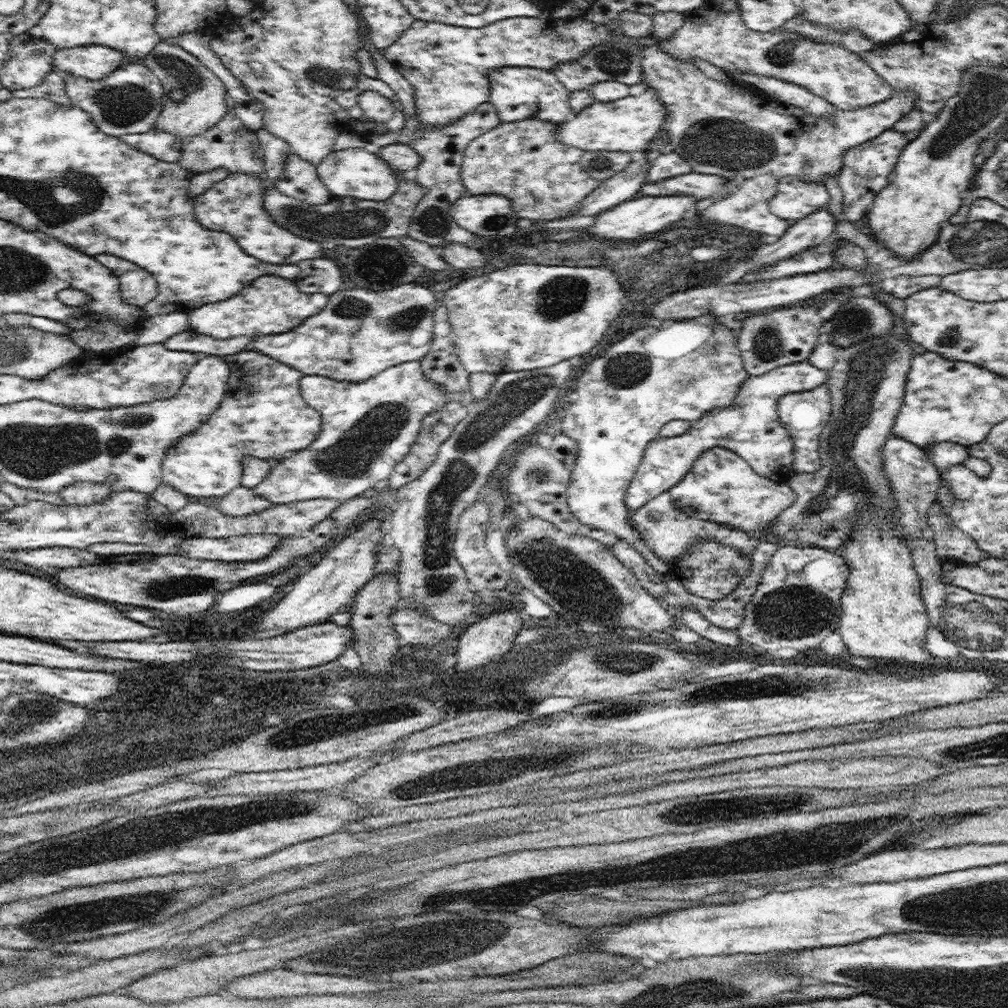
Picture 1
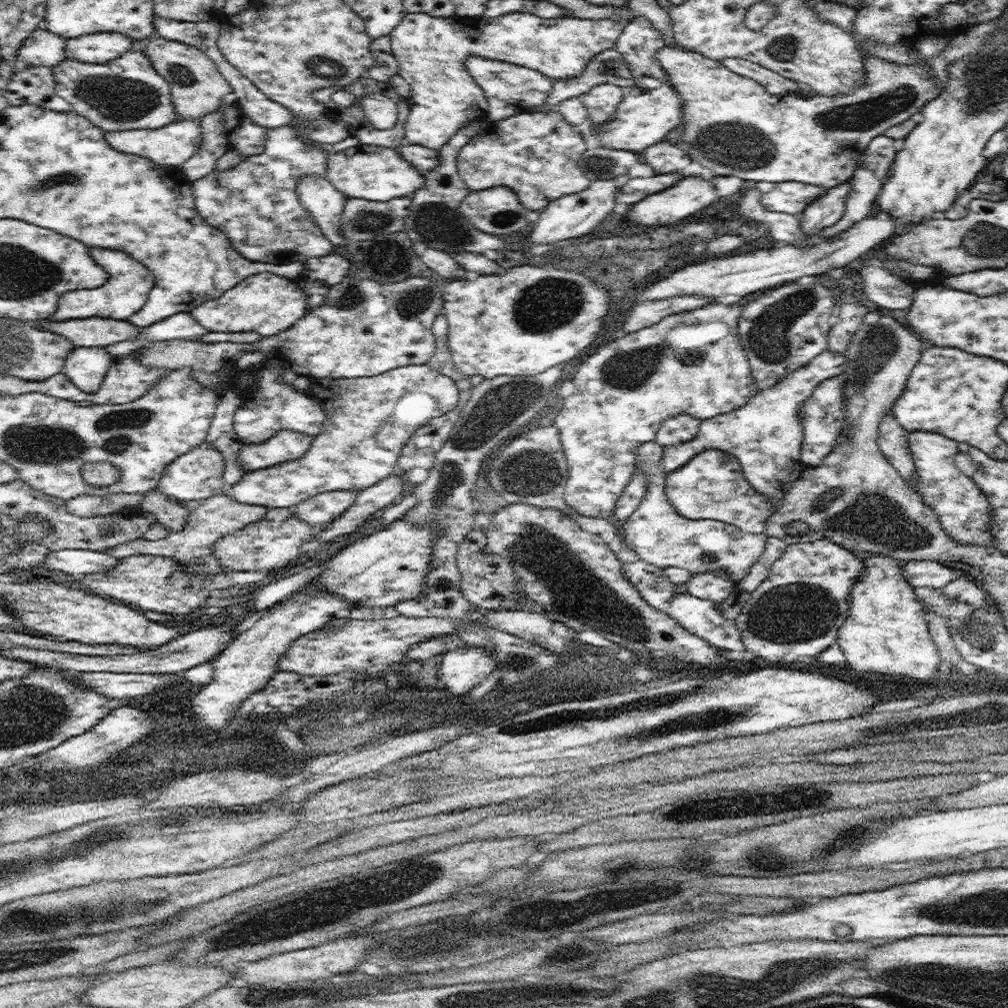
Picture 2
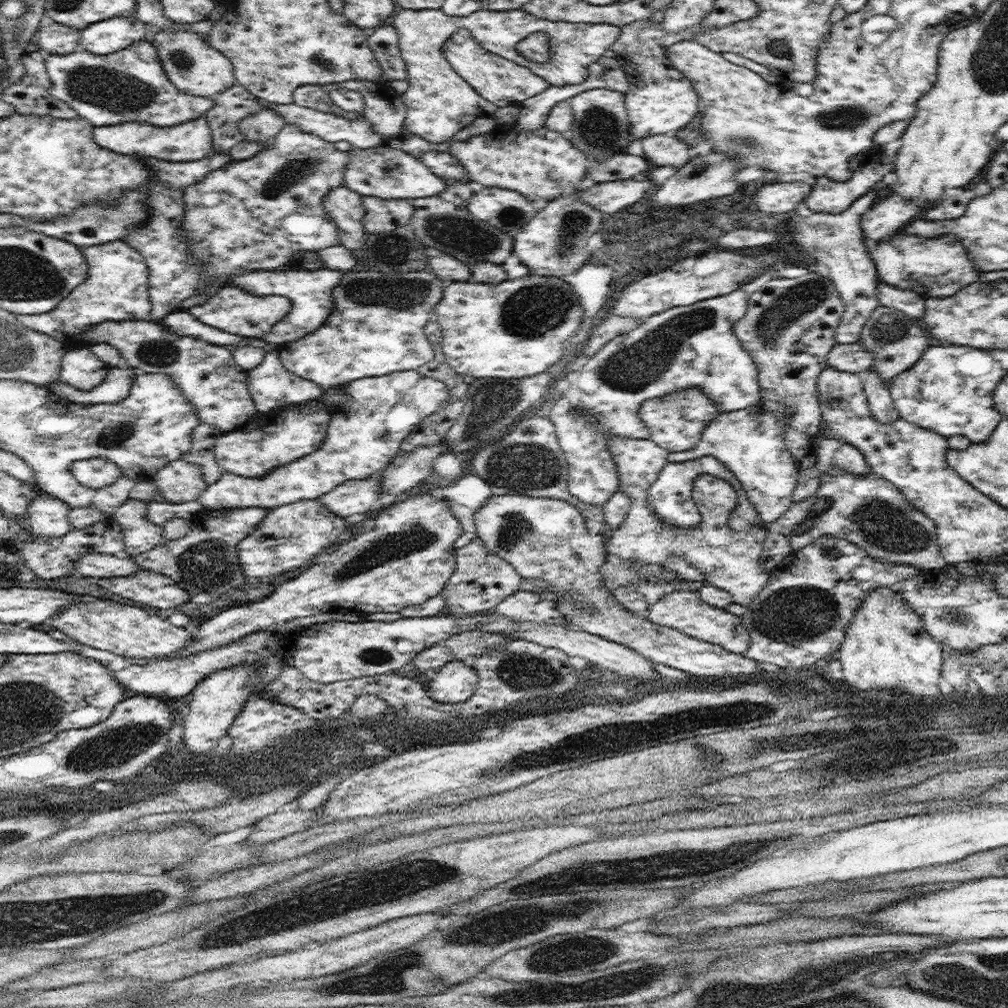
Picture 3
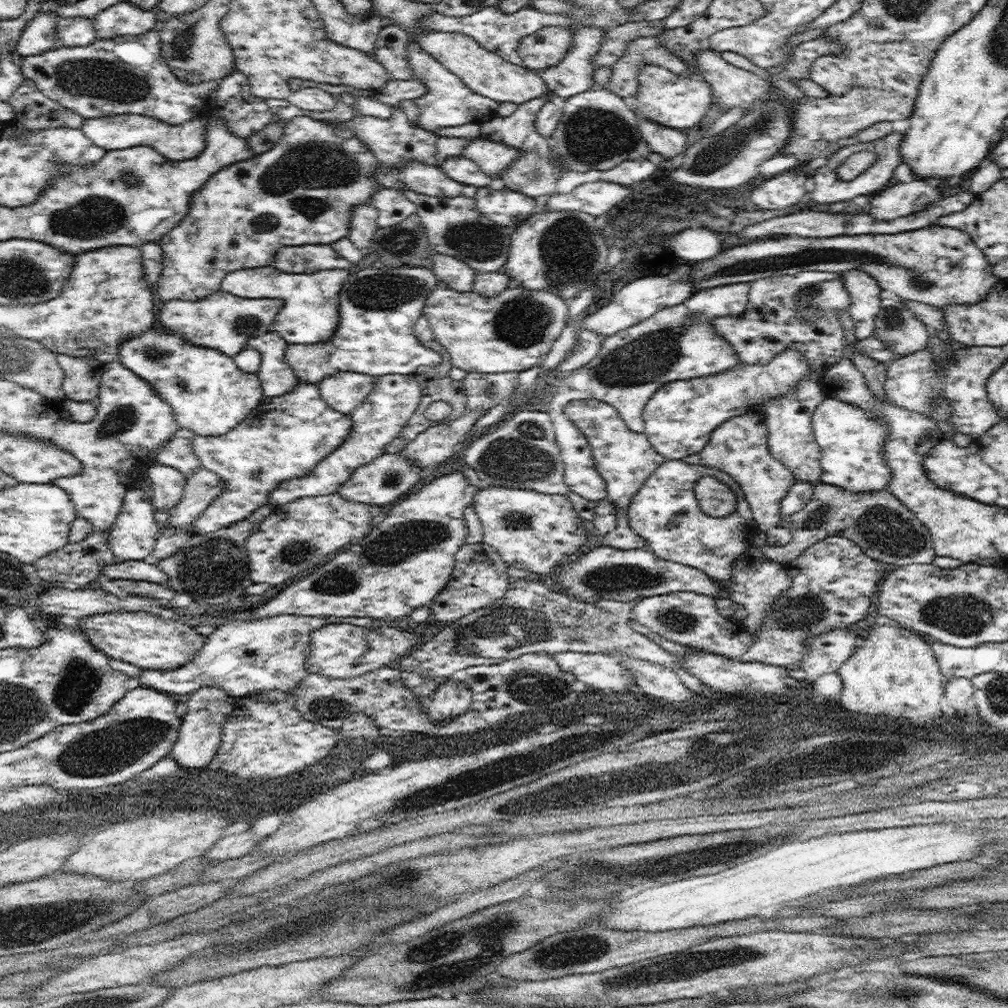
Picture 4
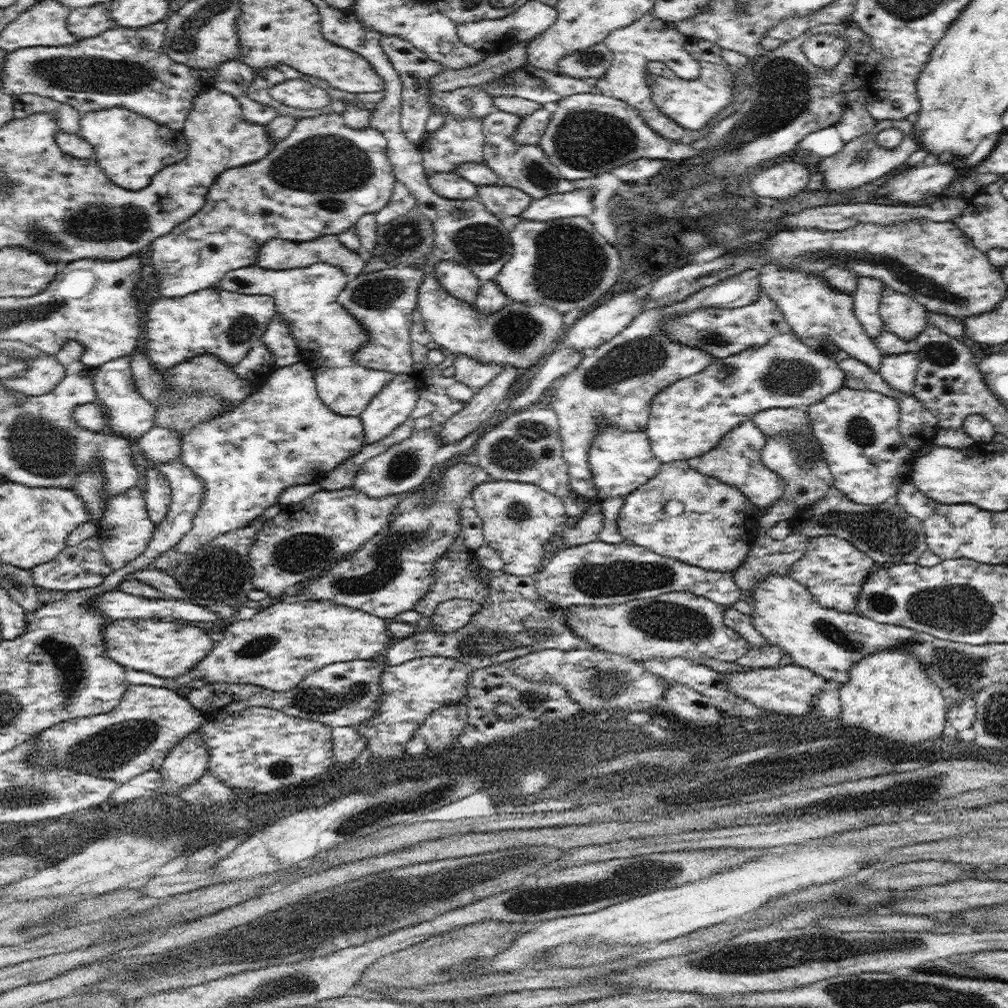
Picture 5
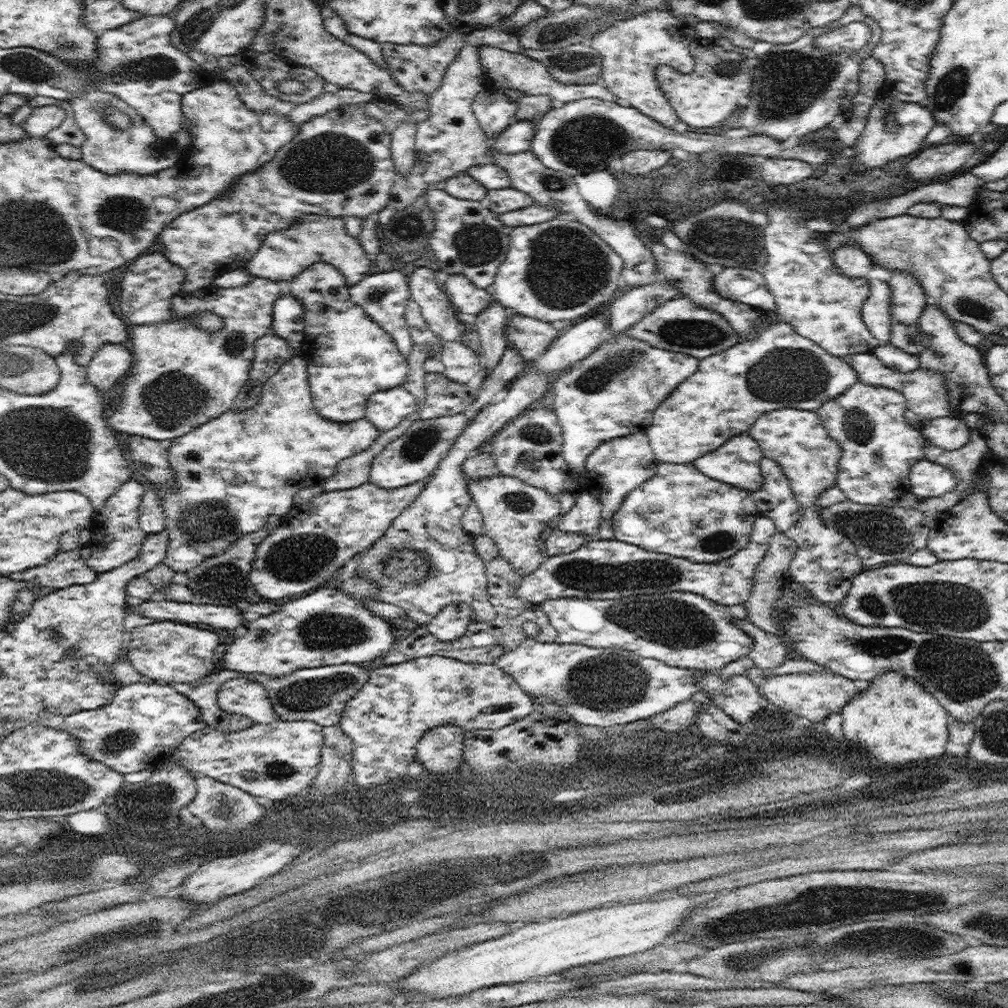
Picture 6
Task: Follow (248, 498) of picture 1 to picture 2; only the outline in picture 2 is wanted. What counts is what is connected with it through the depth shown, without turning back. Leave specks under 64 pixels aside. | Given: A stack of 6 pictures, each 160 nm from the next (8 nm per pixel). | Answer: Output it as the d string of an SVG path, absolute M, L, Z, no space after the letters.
M222 492L205 499L204 504L200 506L191 507L189 518L184 523L181 531L175 533L169 532L164 538L153 541L146 540L142 536L108 549L107 553L115 556L117 559L139 554L175 558L175 561L179 562L183 572L210 577L213 574L224 573L227 570L223 568L215 557L215 552L213 552L214 544L223 536L239 531L246 525L264 518L267 509L265 506L242 504Z

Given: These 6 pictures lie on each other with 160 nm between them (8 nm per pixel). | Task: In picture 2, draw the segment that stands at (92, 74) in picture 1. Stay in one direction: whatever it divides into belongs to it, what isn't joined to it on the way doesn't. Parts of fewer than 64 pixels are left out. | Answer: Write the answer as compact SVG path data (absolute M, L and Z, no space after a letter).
M97 32L67 39L65 58L106 64L132 48L133 41L121 32Z

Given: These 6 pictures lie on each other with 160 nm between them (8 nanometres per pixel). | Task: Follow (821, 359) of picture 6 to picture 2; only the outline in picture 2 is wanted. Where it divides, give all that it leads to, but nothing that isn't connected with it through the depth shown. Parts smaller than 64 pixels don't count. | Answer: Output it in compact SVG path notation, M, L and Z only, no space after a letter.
M677 414L661 422L655 441L660 446L679 445L697 436L702 420L689 414Z

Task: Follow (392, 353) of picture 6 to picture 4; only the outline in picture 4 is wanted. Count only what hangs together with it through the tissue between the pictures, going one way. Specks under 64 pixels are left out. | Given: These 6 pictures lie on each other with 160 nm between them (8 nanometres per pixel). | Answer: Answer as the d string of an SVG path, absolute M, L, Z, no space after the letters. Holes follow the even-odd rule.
M274 265L240 269L226 274L221 289L242 298L277 298L284 301L275 316L272 331L288 344L322 344L328 342L340 326L339 292L352 270L319 270L312 274L282 272ZM350 371L335 372L317 383L324 402L334 410L349 415L358 406L368 400L372 392L376 376Z

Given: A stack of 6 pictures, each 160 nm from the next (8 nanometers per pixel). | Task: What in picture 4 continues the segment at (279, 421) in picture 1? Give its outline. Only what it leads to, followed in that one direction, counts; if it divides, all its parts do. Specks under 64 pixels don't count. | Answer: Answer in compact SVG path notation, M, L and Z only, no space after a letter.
M162 464L152 465L146 470L146 478L150 482L148 491L152 497L155 510L170 510L181 501L184 494L184 485L187 483L187 477L172 466Z

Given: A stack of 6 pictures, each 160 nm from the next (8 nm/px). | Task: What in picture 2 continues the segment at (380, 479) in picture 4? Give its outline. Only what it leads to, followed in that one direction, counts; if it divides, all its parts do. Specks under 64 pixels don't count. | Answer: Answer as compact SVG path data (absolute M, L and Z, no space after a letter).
M332 490L316 494L300 502L295 509L295 515L302 521L312 525L328 524L354 502L358 495L356 491Z

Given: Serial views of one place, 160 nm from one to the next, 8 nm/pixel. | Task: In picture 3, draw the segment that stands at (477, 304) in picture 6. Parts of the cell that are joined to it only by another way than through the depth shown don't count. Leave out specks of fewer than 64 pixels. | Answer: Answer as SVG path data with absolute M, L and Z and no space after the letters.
M426 247L425 253L427 254L430 270L441 281L450 279L458 282L471 282L471 268L468 264L460 262L454 256L436 248Z

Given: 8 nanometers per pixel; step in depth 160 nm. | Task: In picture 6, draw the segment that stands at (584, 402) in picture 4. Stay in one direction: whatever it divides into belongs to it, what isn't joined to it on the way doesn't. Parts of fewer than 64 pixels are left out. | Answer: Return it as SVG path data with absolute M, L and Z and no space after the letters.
M645 431L611 438L596 447L585 461L585 488L601 502L601 521L597 538L612 540L614 513L622 506L625 496L656 474L658 461Z

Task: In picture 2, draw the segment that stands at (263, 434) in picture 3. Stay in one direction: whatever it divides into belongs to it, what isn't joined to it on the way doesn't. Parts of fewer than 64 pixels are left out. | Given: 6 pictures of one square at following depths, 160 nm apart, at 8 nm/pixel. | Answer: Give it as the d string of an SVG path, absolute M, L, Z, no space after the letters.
M281 430L262 444L243 443L236 462L246 472L266 469L304 456L314 439L295 430Z

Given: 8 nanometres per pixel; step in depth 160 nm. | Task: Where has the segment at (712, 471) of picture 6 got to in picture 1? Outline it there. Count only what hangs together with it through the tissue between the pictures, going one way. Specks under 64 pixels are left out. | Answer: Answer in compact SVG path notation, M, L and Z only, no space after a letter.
M808 360L780 366L760 376L749 375L732 405L715 412L704 413L684 434L675 437L657 437L649 442L625 494L626 506L629 510L636 510L659 494L669 492L686 477L700 455L714 447L733 450L759 476L780 484L788 483L796 475L793 465L795 452L792 437L777 414L778 402L786 394L806 392L825 384L829 376L830 371L812 366Z

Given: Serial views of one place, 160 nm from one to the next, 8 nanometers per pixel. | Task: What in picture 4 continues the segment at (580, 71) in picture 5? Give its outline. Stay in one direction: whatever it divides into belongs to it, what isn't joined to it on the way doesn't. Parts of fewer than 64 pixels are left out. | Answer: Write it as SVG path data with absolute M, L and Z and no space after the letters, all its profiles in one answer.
M665 19L655 21L626 21L612 26L603 38L599 53L593 56L593 65L598 67L612 66L622 58L627 44L639 36L657 36L665 28Z

